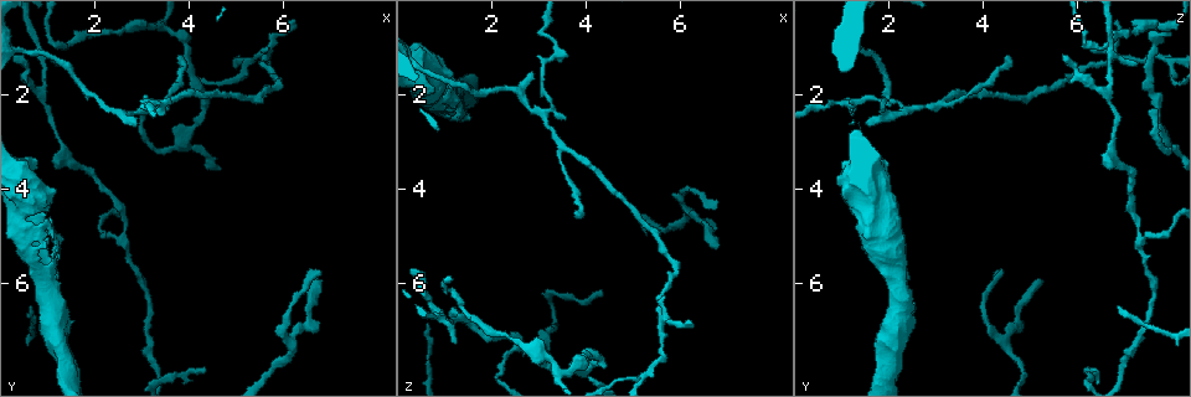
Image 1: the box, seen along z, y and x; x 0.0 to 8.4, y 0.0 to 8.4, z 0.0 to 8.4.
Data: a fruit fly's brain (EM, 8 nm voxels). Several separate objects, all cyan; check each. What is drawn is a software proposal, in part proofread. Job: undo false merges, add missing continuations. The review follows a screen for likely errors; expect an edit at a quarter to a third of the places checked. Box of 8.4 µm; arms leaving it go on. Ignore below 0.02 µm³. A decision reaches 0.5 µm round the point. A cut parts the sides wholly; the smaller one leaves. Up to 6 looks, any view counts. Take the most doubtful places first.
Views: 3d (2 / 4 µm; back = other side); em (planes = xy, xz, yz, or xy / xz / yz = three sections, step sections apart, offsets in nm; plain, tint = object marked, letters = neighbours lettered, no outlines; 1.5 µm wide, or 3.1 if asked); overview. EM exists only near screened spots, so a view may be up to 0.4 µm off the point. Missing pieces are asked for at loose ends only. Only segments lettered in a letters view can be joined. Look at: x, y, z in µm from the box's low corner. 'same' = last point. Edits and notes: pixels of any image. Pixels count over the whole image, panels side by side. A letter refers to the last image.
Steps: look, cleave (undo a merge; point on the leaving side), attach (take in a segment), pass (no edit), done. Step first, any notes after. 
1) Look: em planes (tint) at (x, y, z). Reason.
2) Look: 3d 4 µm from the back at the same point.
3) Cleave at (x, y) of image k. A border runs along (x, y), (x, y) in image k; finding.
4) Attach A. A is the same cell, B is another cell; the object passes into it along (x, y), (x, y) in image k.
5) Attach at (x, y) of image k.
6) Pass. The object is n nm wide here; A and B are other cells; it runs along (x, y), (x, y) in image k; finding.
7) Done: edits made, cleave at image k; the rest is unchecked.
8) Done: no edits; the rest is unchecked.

Look: em planes (tint) at (3.15, 2.30, 2.45). Three-way junction.

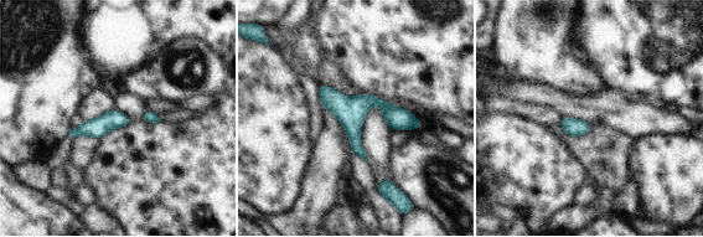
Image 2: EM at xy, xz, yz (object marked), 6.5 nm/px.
Look: em planes (letters) at the same point. See the neighbours.

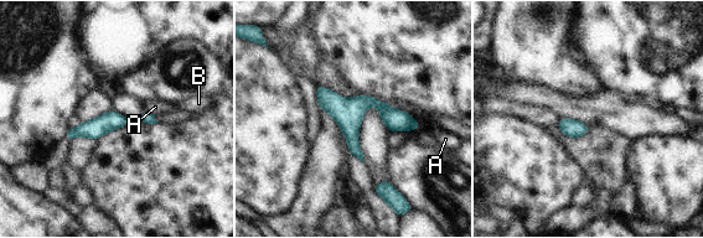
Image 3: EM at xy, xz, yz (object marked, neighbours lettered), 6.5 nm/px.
Pass. A and B are other cells; it runs along (319, 88), (335, 104), (376, 102), (415, 127) in image 3; continuous, no second neuron.

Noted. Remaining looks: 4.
Look: 3d 4 µm from the back at (1.25, 1.35, 7.30).

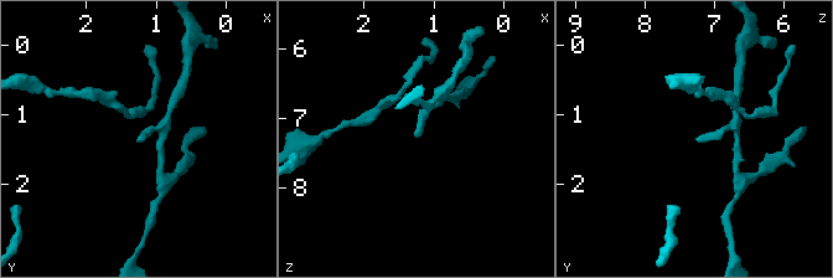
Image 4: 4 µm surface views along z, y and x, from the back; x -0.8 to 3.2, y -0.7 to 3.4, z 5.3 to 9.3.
Look: em planes (letters) at (1.30, 1.35, 7.30). Need the tissue.

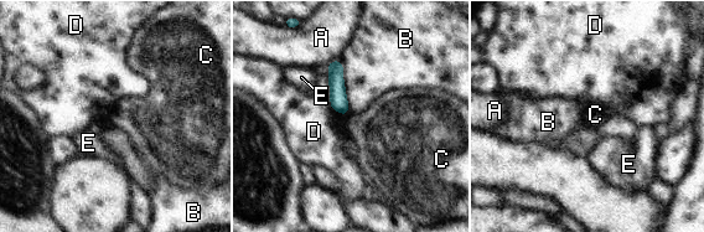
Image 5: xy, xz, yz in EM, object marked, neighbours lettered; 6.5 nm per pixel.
Pass. The longest contact is with B, 360 nm; A, B, C, D and E are other cells; no lettered segment goes on from it.

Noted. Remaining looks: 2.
Look: em planes (letters) at (3.85, 1.15, 4.55). An open end.

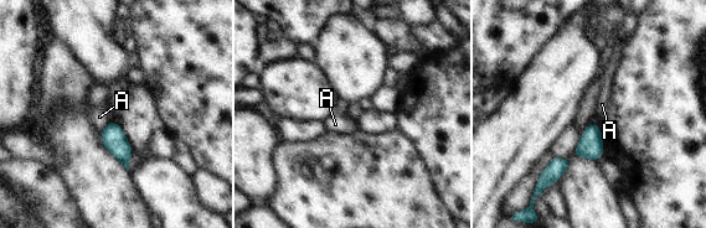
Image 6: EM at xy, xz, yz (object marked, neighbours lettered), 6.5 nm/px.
Pass. The object is 140 nm wide here; A is another cell; it runs along (594, 128), (592, 138), (549, 177) in image 6; none of them fits.

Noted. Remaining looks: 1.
Done: no edits; the rest is unchecked.

